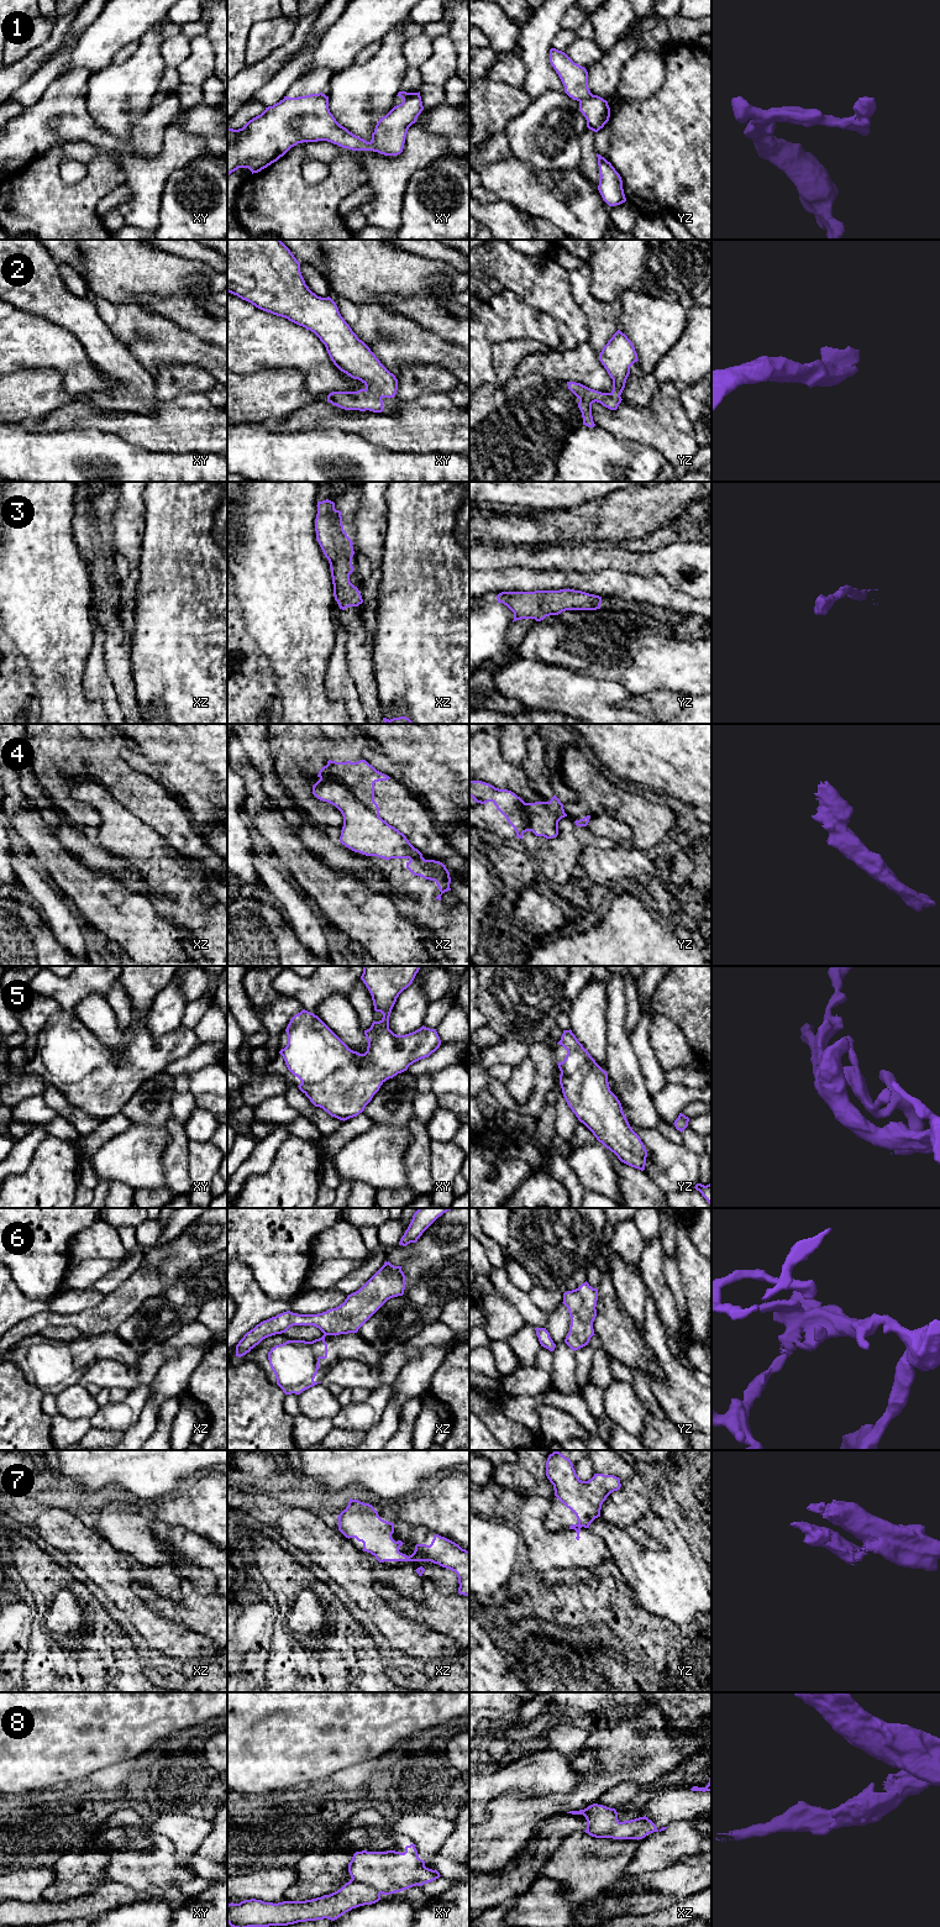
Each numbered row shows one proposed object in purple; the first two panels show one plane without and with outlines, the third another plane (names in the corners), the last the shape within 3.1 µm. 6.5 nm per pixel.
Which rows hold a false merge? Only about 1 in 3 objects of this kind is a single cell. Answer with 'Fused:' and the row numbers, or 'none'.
Fused: 1, 4, 6, 7, 8

